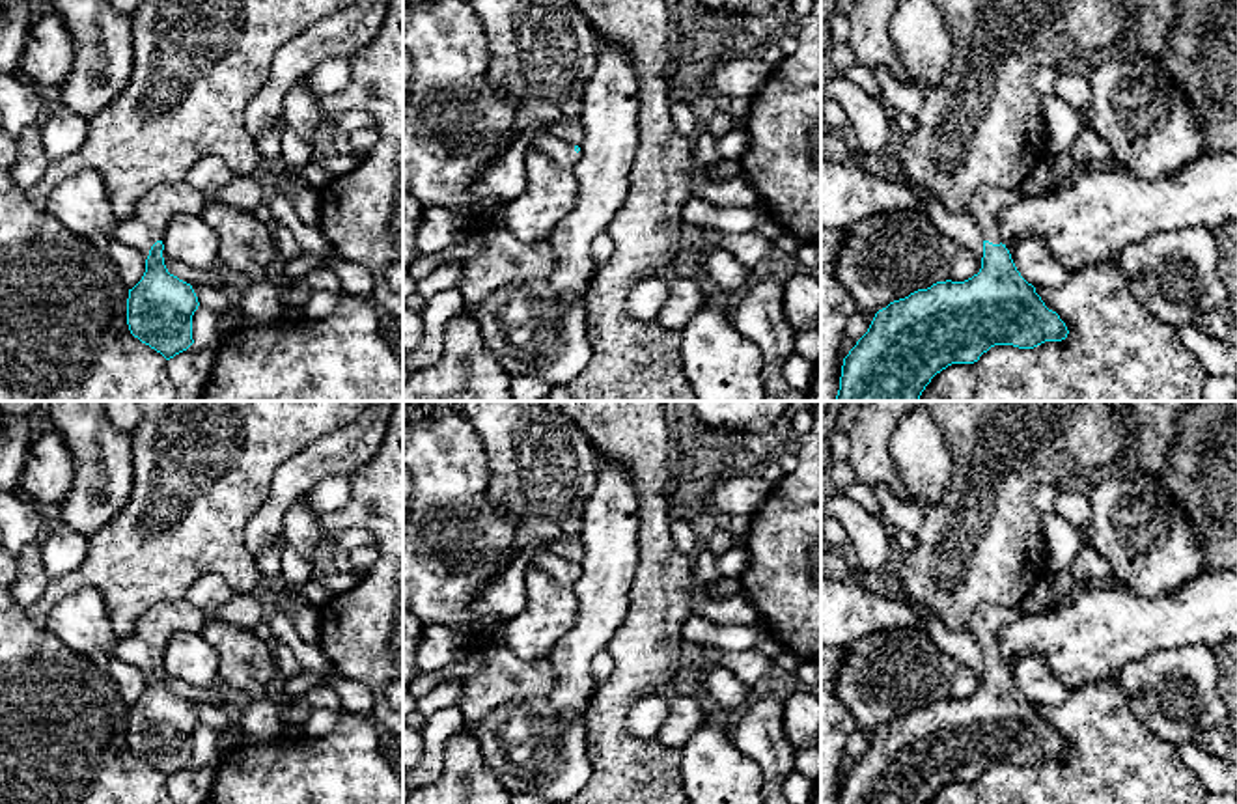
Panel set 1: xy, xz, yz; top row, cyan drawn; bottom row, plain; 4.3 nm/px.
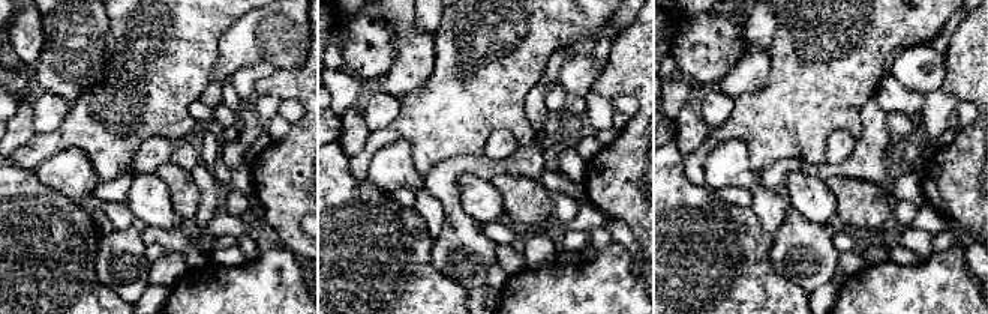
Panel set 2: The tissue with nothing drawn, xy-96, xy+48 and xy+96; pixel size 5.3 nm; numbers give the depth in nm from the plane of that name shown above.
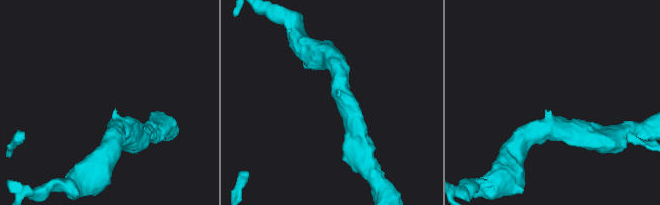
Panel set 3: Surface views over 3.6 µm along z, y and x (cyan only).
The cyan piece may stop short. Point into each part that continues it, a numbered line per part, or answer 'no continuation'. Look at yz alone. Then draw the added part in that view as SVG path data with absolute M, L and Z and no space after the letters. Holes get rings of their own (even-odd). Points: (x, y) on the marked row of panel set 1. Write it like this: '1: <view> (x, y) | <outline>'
1: yz (987, 202) | M981 187L968 201L966 213L972 216L983 241L1002 243L998 215L1021 200L1021 190L1004 190L996 187Z

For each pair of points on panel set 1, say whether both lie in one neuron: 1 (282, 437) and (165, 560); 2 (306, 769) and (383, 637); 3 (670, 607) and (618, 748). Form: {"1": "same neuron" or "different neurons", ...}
{"1": "same neuron", "2": "different neurons", "3": "same neuron"}

